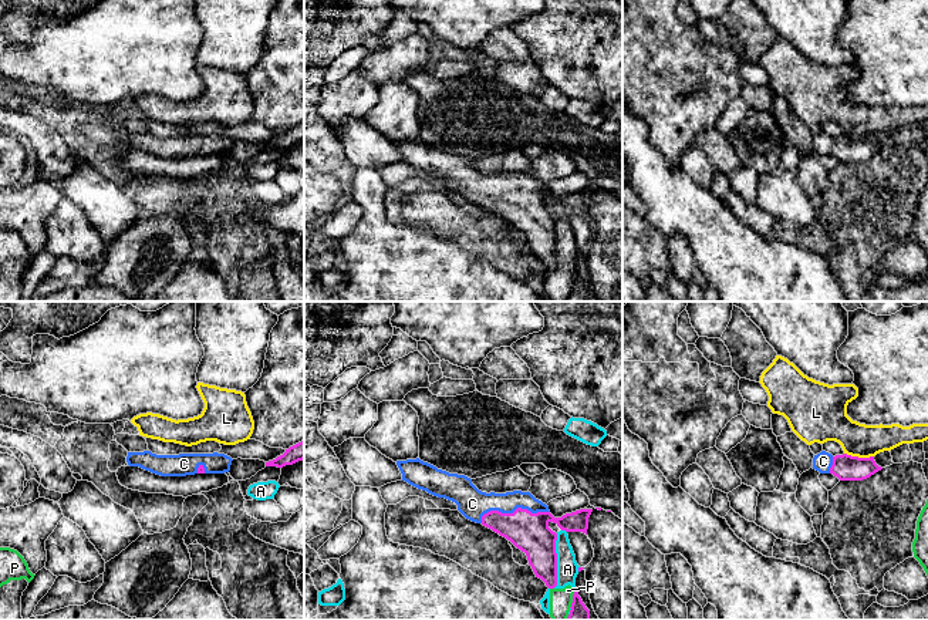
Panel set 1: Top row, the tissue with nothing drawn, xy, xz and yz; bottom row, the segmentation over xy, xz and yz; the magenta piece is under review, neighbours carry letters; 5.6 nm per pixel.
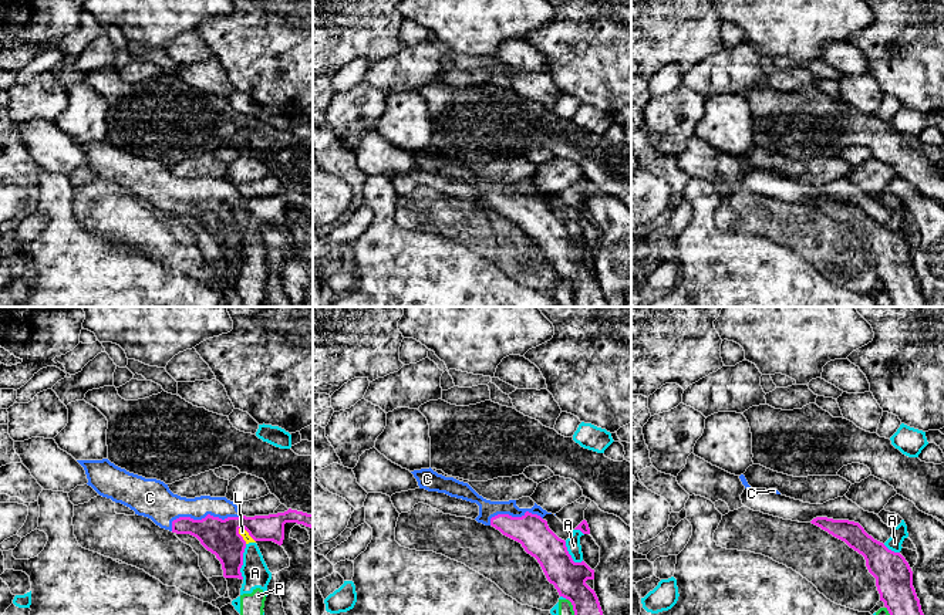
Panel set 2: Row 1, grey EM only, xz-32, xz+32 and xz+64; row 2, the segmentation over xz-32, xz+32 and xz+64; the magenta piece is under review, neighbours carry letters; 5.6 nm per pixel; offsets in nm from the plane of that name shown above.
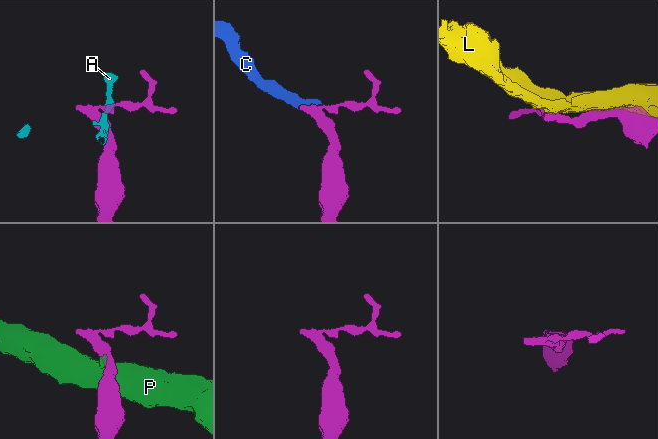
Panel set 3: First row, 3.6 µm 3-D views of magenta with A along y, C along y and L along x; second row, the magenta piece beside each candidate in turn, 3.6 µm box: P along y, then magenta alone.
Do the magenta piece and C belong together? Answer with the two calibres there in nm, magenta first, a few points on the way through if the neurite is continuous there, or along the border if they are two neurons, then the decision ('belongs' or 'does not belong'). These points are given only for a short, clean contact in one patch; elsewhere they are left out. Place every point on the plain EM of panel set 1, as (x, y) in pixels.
220 nm thick on the magenta side, 170 nm on the other; runs through xz (529, 214), (526, 206), (513, 194), (499, 194), (472, 185); belongs

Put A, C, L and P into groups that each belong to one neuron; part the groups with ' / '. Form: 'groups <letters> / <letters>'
groups A P / C / L

